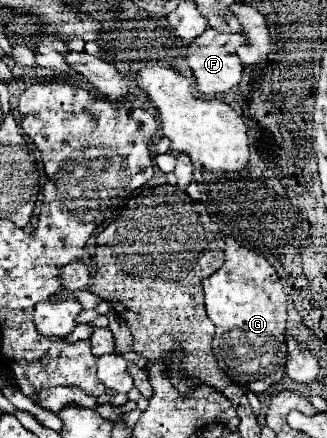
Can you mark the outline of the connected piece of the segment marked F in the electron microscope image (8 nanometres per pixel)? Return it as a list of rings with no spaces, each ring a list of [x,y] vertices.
[[[207,28],[203,34],[199,34],[191,44],[189,44],[189,68],[193,70],[195,76],[195,86],[201,94],[219,94],[219,92],[227,92],[233,86],[237,86],[237,82],[241,82],[243,76],[243,66],[235,54],[237,46],[245,44],[243,34],[223,34],[217,30]]]

